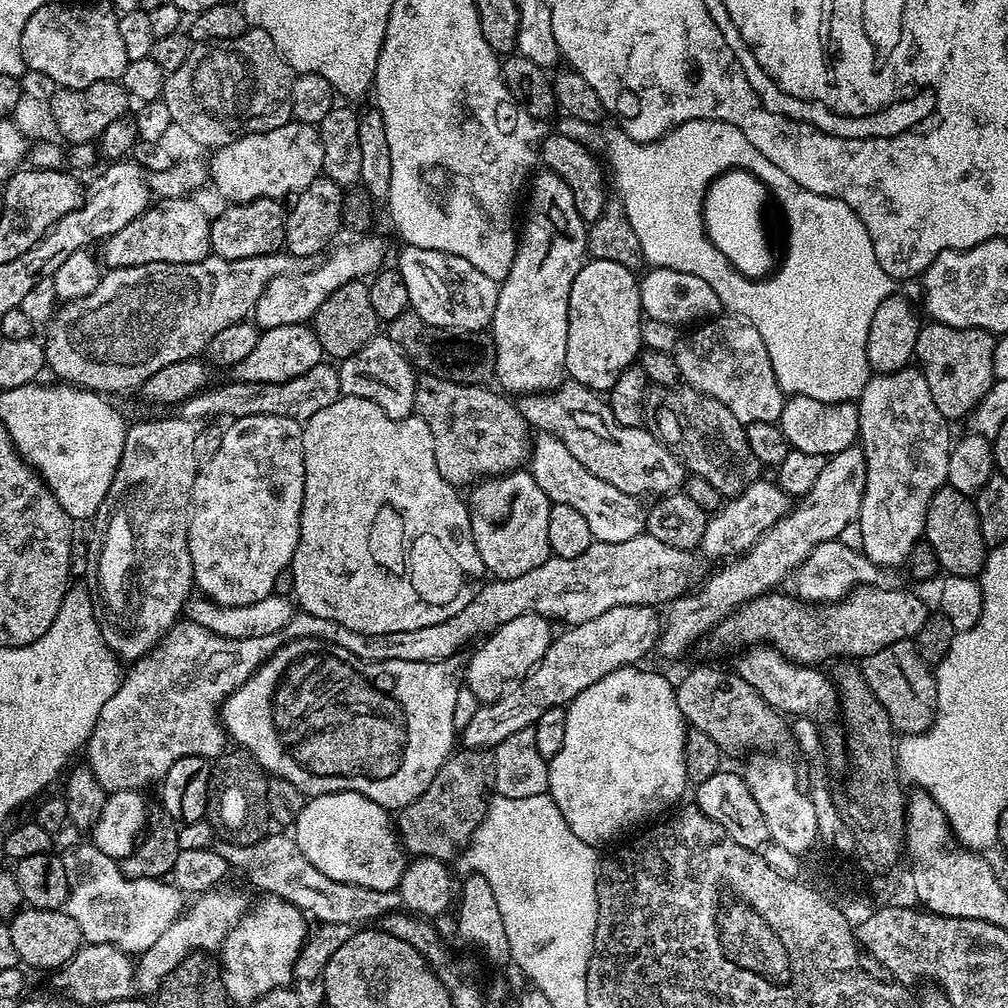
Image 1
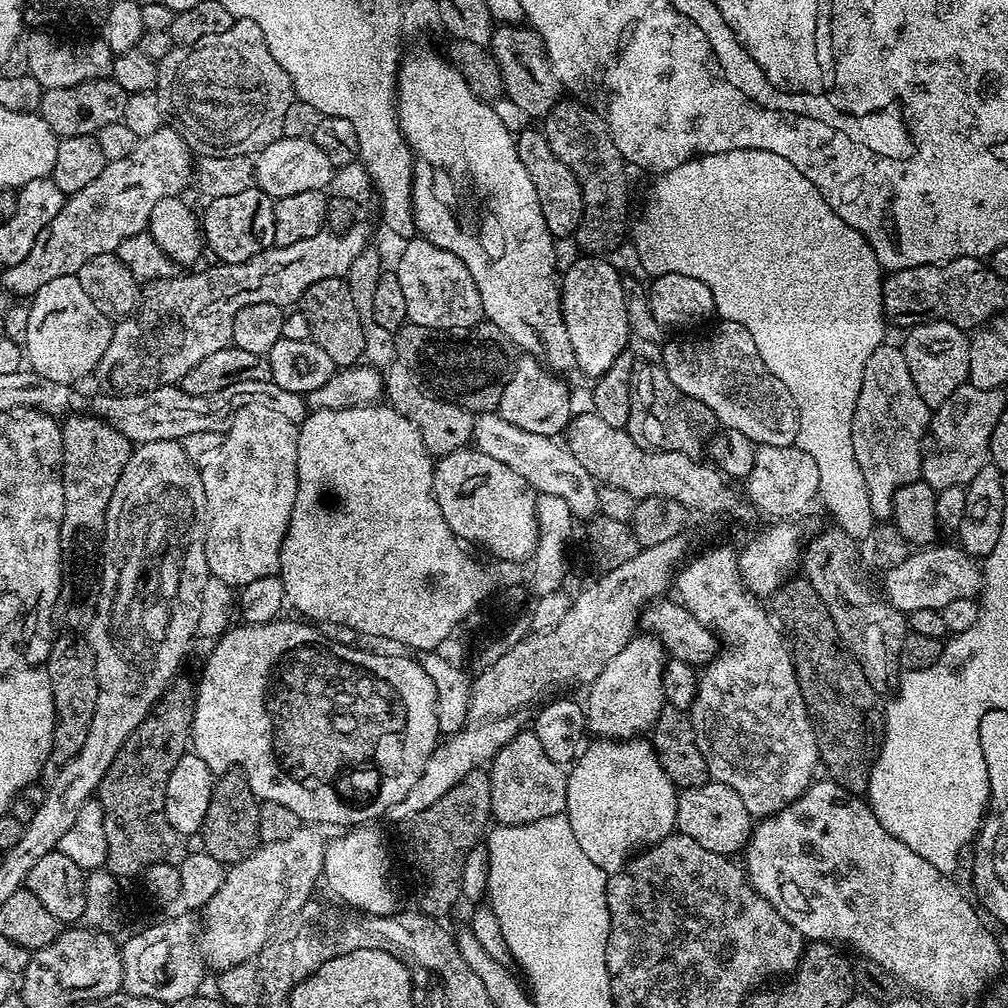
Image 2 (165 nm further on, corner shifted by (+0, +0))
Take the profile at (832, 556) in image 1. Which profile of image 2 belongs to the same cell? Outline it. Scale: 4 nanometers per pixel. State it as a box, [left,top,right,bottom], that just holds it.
[883,546,982,613]

